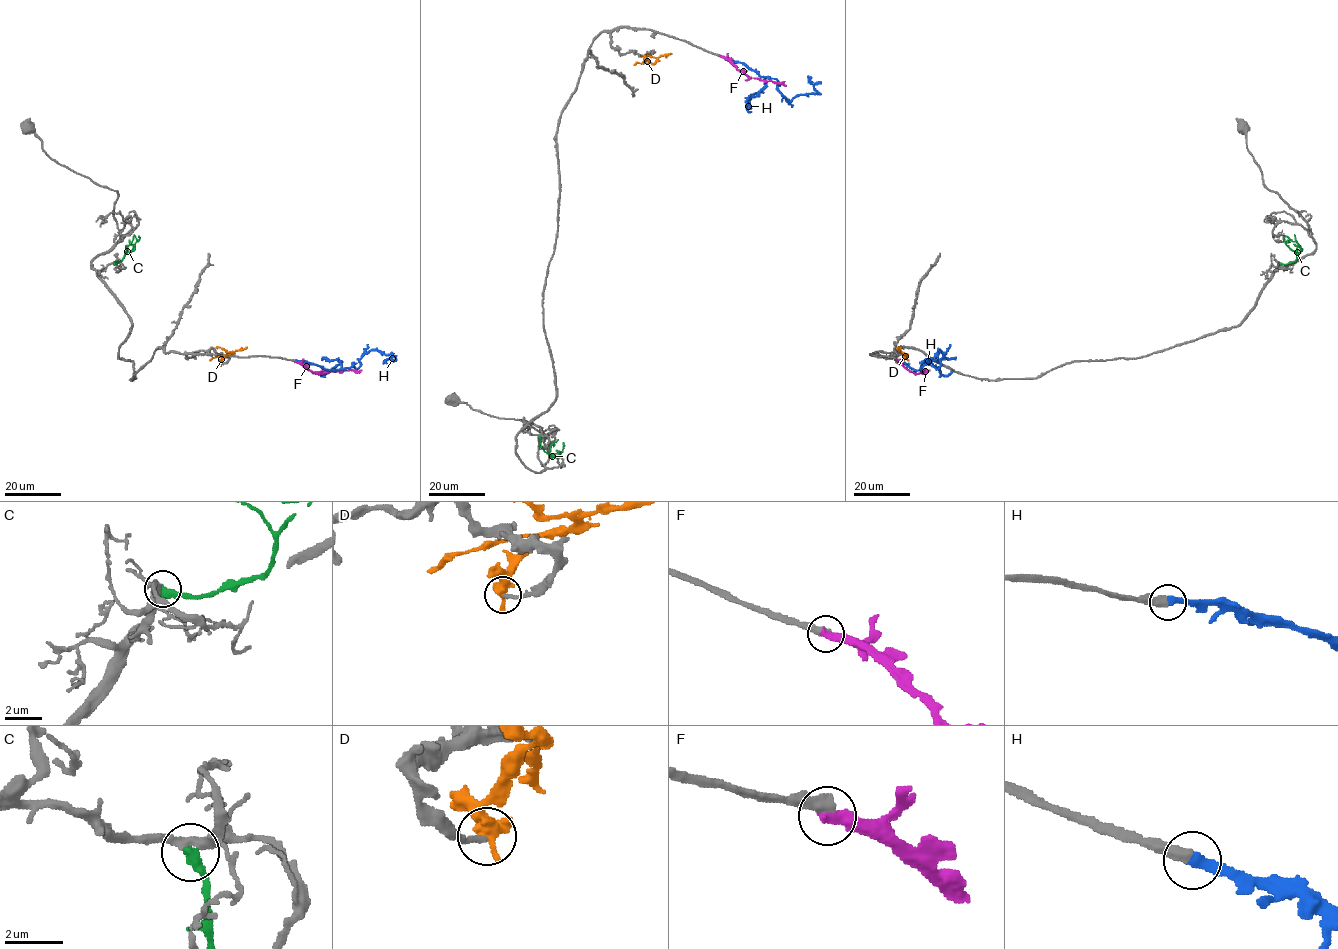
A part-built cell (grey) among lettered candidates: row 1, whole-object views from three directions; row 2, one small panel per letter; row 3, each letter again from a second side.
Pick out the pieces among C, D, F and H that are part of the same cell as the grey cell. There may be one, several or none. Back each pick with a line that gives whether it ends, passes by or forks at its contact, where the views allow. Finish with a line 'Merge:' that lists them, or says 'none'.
C: it ends
H: it ends
Merge: C, H

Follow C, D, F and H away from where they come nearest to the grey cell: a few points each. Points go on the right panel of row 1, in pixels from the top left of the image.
C: (1279, 263), (1293, 262), (1300, 252), (1299, 245), (1286, 236)
D: (901, 364), (906, 354), (899, 347)
F: (899, 361), (912, 372), (929, 370)
H: (899, 361), (913, 369), (919, 370), (924, 365), (937, 369), (943, 354), (938, 350), (935, 356), (919, 361)

